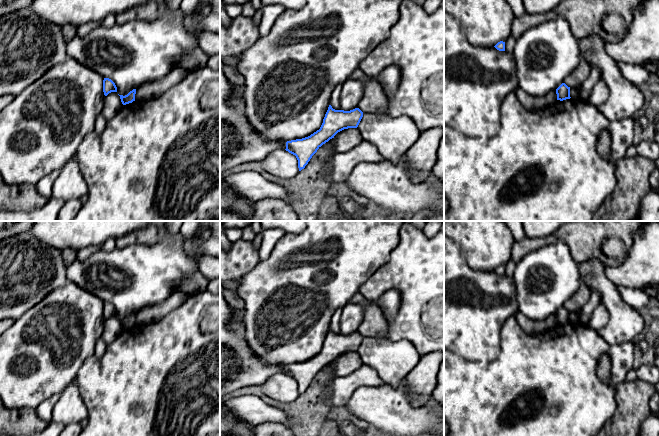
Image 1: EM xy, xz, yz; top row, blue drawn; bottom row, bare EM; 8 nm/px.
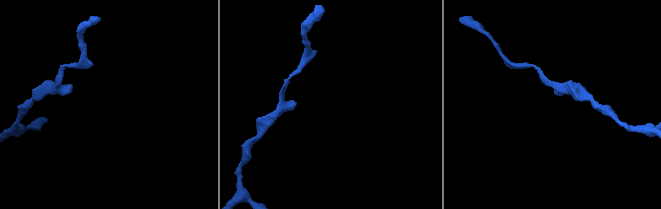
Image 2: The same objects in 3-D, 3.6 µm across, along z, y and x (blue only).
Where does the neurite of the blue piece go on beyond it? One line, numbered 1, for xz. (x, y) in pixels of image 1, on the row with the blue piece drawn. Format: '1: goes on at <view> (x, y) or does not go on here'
1: does not go on here

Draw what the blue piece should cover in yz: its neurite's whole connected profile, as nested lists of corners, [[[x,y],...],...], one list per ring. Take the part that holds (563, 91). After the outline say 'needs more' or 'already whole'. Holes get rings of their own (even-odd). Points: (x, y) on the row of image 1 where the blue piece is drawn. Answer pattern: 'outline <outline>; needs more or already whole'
outline [[[562,83],[557,89],[557,100],[563,101],[566,99],[570,99],[570,87],[568,87],[565,83]]]; already whole

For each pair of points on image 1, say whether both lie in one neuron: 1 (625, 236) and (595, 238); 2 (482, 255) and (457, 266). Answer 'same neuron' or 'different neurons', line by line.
1: same neuron
2: different neurons

